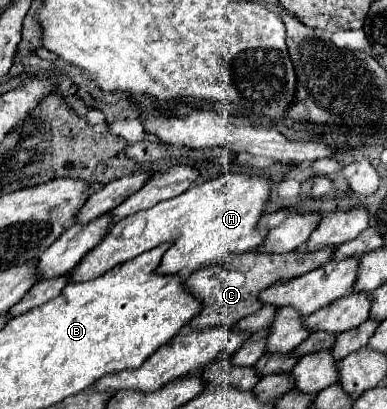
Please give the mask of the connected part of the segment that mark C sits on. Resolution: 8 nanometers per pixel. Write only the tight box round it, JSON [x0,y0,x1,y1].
[186,248,336,330]

